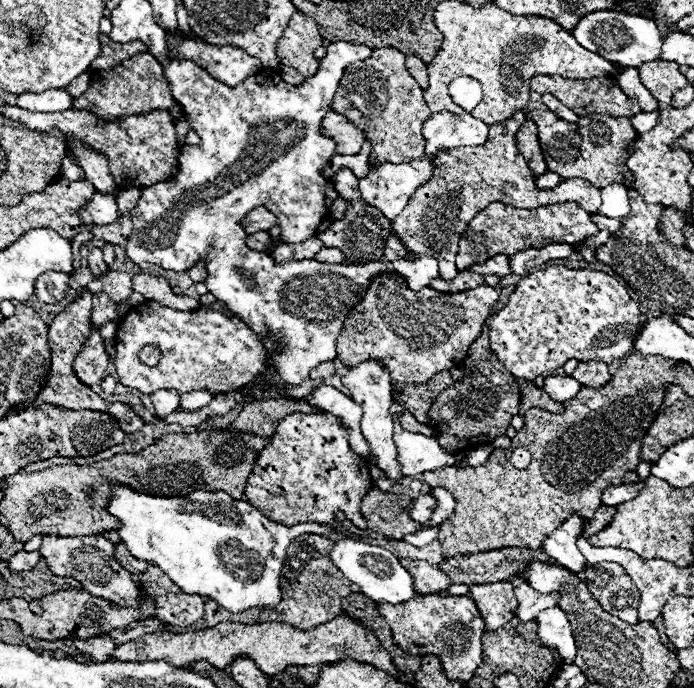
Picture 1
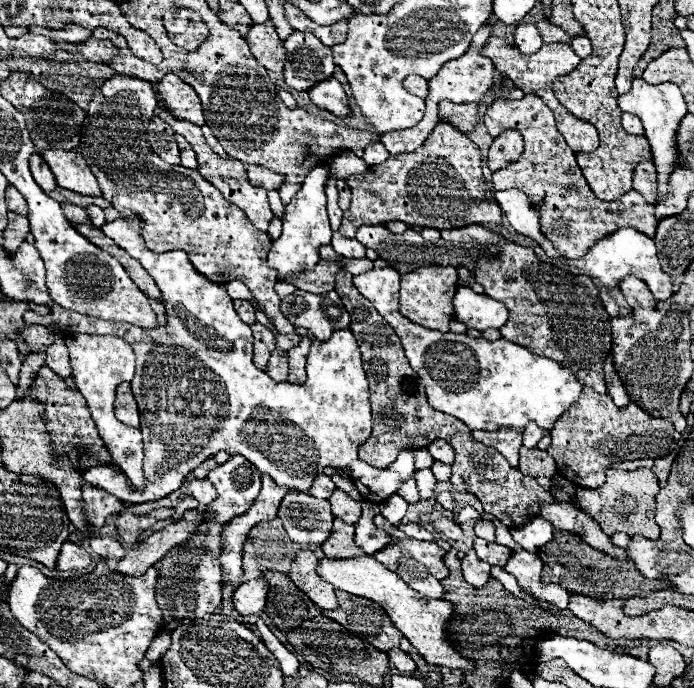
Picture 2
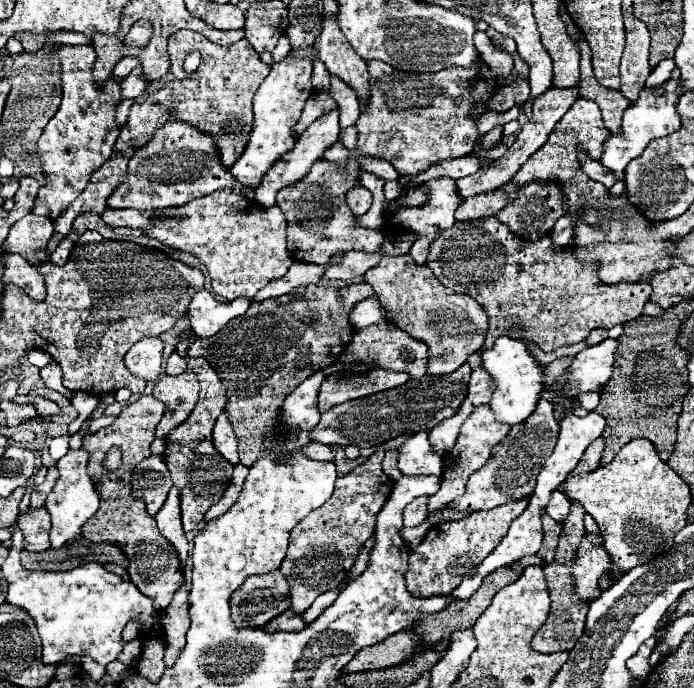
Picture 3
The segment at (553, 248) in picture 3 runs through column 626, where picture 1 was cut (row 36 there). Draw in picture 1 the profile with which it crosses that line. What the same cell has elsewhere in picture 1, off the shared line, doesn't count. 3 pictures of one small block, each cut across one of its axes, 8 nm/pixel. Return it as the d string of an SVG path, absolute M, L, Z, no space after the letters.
M296 12L284 30L284 36L278 40L276 56L280 64L296 68L306 78L314 76L320 66L320 60L314 58L314 50L322 46L322 40L316 22L306 14Z

